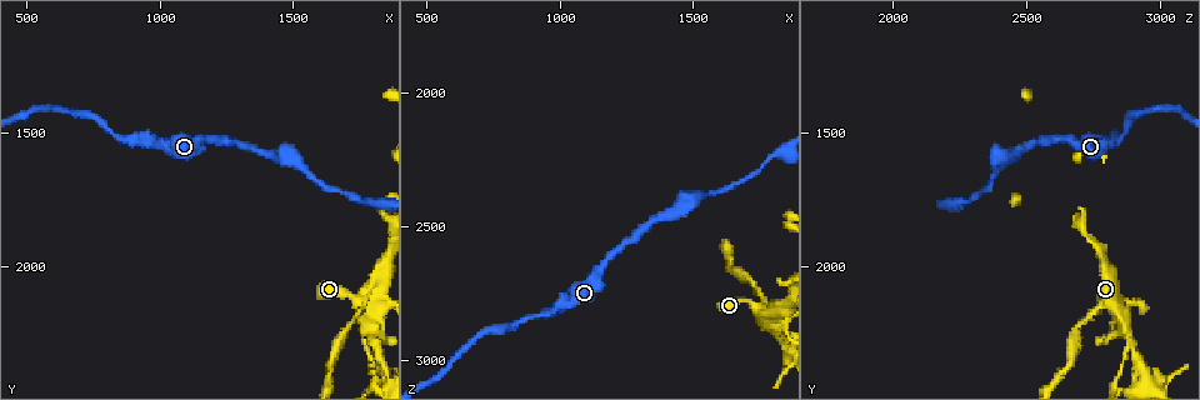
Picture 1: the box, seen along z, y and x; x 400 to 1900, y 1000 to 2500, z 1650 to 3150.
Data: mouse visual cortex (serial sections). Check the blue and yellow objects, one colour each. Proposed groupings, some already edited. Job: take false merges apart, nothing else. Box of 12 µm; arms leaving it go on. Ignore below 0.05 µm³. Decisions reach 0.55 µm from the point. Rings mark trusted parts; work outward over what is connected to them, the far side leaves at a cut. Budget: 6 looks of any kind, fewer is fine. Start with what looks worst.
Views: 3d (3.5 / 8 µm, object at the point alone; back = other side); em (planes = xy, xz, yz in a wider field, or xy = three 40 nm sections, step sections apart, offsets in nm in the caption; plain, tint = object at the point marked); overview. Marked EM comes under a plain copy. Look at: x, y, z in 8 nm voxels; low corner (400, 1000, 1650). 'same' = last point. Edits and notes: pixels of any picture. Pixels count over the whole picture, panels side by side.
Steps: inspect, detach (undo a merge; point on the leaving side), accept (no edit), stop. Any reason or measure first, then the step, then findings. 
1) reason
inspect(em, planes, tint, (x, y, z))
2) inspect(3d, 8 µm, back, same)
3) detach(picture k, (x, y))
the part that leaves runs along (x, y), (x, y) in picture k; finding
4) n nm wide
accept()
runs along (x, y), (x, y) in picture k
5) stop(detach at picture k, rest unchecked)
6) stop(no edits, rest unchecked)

four arms meet
inspect(3d, 3.5 µm, (1790, 2280, 2890))

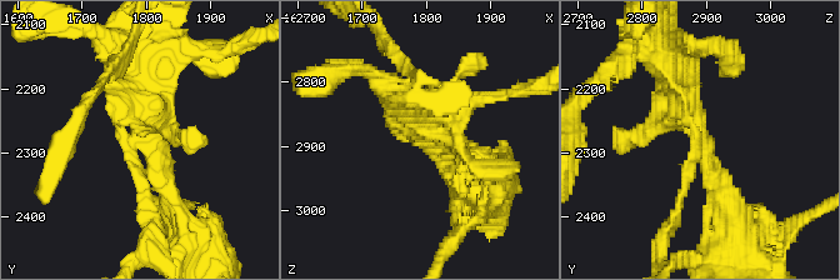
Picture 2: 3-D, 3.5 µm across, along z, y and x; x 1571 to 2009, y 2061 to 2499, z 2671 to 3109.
4 arms; arms of 150, 150, 250, 450 nm
inspect(em, xy, step 1, tint, (1795, 2270, 2885))

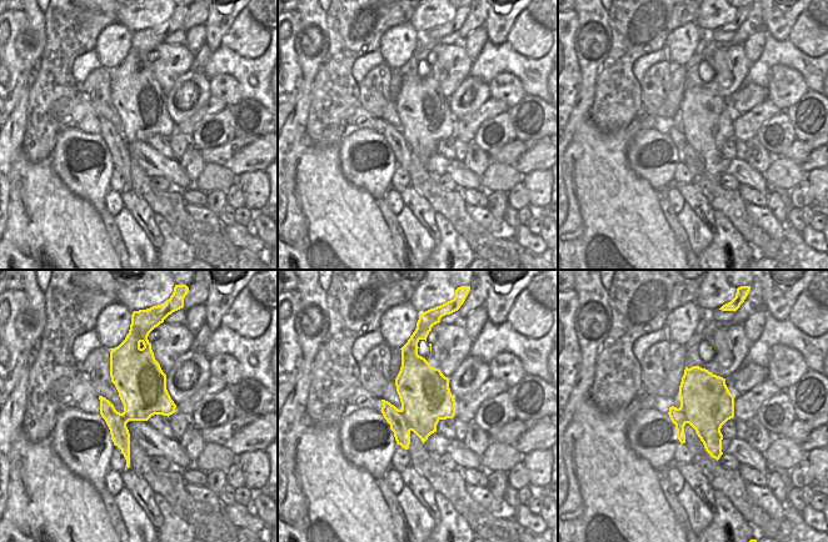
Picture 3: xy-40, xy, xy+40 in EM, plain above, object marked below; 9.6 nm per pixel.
accept()
runs along (663, 60), (726, 205) in picture 2; continuous, no second cell

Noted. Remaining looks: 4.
calibre changes
inspect(3d, 3.5 µm, (1520, 1620, 2380))

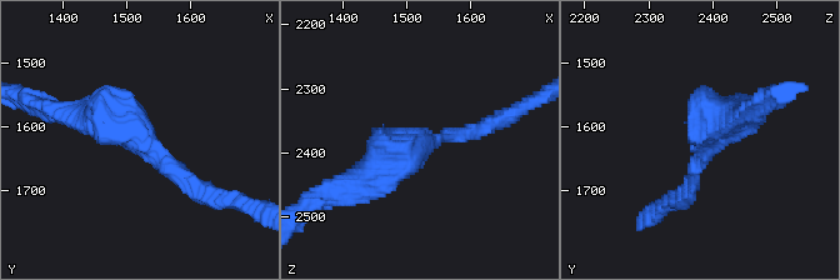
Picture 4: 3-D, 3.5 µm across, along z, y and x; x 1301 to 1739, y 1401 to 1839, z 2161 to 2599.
arms of 200, 450 nm; shape alone is not enough
inspect(em, xy, step 3, tint, (1525, 1620, 2385))

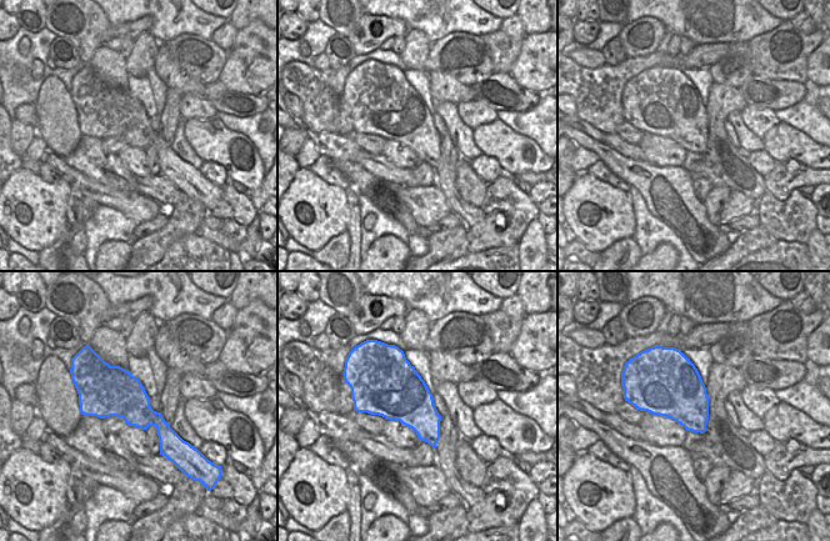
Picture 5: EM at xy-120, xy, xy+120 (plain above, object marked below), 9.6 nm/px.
inspect(em, xy, step 1, tint, same)

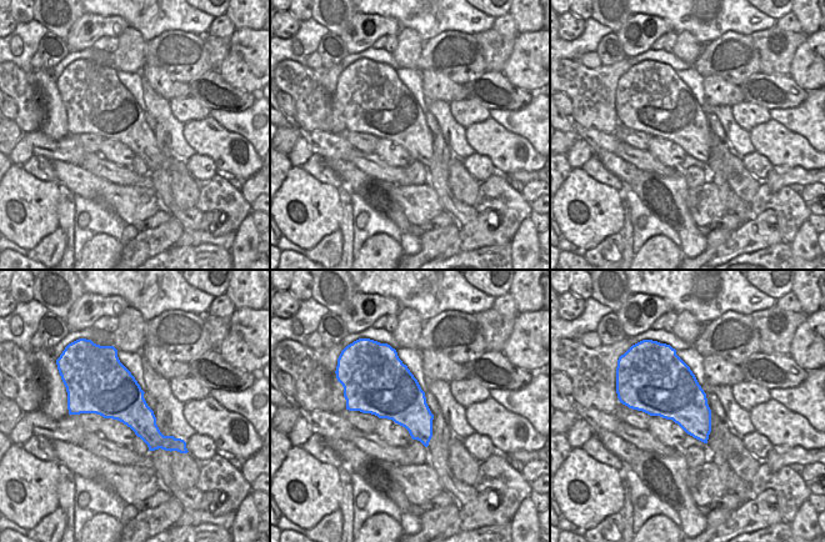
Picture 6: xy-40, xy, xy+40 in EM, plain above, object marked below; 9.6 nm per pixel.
500 nm wide
accept()
runs along (78, 114), (120, 118), (204, 190) in picture 4; one cell here

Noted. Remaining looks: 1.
stop(no edits, rest unchecked)

